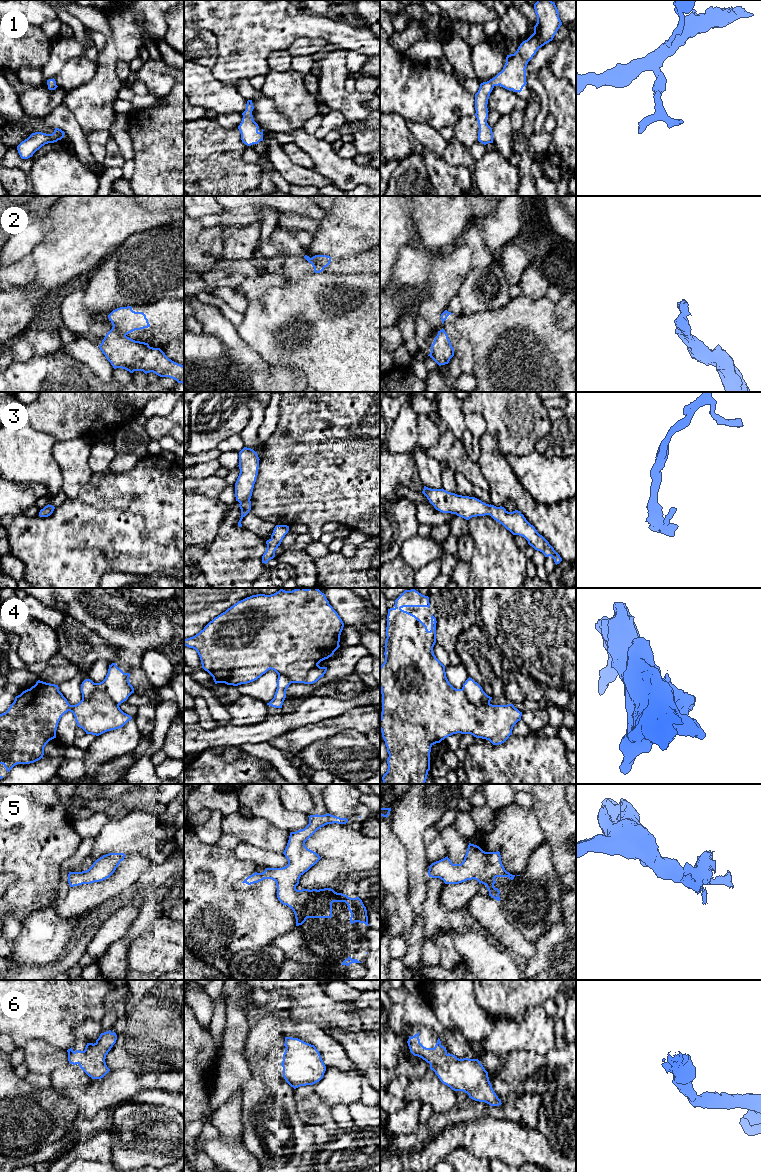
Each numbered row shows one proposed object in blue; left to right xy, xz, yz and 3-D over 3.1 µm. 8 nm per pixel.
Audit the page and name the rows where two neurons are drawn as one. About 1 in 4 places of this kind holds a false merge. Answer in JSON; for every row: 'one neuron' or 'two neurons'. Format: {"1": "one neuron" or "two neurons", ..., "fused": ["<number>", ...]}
{"1": "one neuron", "2": "two neurons", "3": "one neuron", "4": "two neurons", "5": "one neuron", "6": "one neuron", "fused": ["2", "4"]}

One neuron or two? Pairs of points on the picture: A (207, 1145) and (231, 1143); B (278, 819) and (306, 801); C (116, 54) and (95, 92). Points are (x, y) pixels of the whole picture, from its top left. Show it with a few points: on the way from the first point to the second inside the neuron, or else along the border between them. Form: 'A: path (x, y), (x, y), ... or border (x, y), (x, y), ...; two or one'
A: path (213, 1145), (225, 1145); one
B: border (279, 794), (286, 809), (308, 816); two
C: path (107, 63), (104, 83); one

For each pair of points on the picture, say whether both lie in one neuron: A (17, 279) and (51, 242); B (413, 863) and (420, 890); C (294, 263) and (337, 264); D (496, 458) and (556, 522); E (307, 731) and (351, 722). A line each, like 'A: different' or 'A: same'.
A: different
B: same
C: same
D: same
E: same

